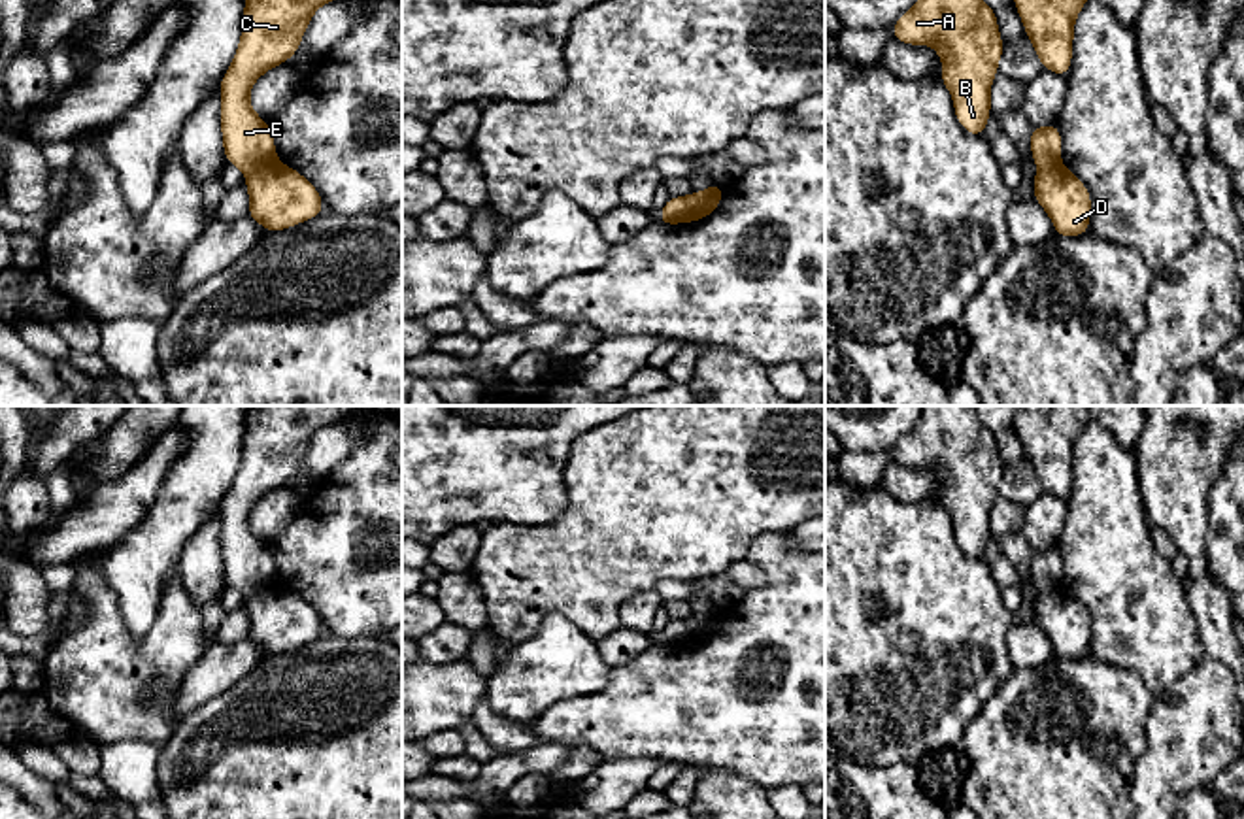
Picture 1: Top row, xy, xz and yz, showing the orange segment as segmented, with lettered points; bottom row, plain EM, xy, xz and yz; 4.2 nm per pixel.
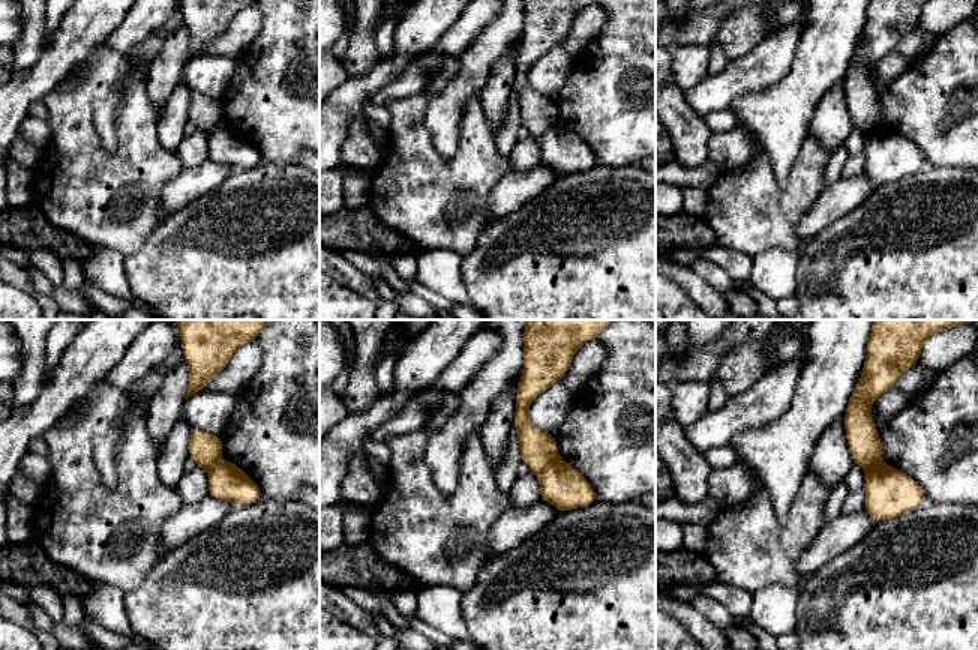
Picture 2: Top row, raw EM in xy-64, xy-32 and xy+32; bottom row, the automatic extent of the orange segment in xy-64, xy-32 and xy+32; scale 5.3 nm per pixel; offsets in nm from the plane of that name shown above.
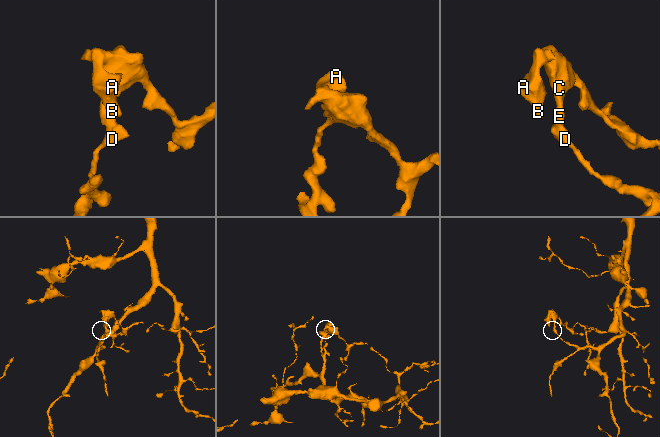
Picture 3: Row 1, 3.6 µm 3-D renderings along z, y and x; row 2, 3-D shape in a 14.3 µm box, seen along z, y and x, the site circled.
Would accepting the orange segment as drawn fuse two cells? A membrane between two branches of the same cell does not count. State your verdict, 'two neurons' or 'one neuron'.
two neurons

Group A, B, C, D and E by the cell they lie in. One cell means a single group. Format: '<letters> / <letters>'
A B C E / D

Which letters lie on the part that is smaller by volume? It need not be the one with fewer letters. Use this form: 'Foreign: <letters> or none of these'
Foreign: A, B, C, E

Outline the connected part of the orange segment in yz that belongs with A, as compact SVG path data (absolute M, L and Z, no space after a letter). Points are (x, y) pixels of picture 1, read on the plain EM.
M923 406L923 413L891 449L895 462L906 468L931 468L942 481L940 504L951 515L953 534L959 547L972 559L985 559L991 534L991 504L997 498L1004 464L999 457L997 434L976 415L976 406Z

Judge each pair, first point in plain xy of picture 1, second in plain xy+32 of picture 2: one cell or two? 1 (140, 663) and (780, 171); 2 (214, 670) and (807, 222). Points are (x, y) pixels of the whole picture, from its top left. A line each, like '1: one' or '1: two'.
1: two
2: one

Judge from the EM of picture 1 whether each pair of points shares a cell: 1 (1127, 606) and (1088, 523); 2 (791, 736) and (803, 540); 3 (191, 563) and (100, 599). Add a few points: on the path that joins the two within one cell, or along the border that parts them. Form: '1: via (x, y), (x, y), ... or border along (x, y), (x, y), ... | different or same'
1: via (1126, 585), (1110, 567), (1107, 544) | same
2: border along (788, 533), (790, 540), (805, 551) | different
3: border along (176, 565), (184, 589), (199, 606) | different

